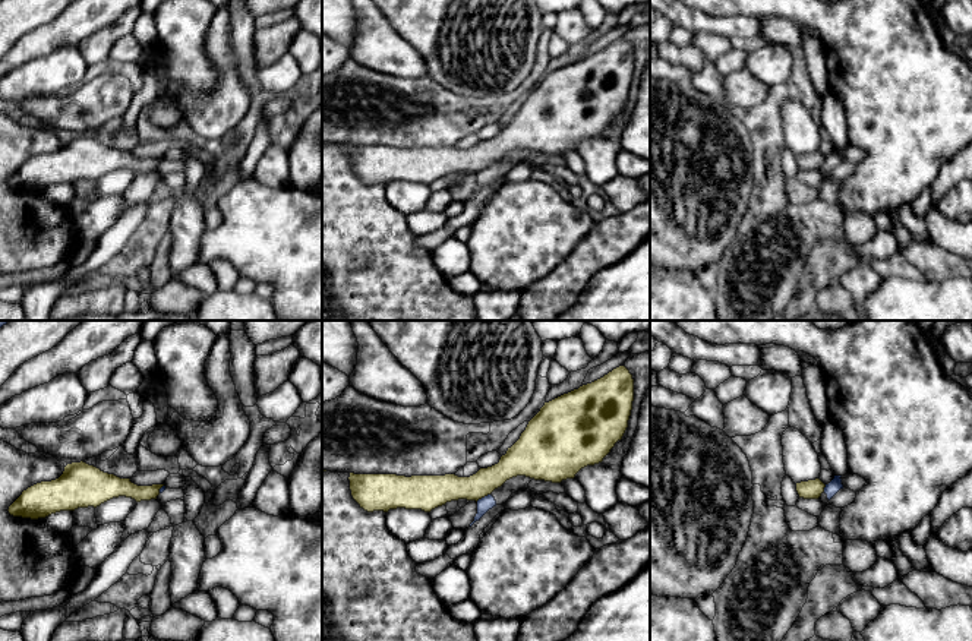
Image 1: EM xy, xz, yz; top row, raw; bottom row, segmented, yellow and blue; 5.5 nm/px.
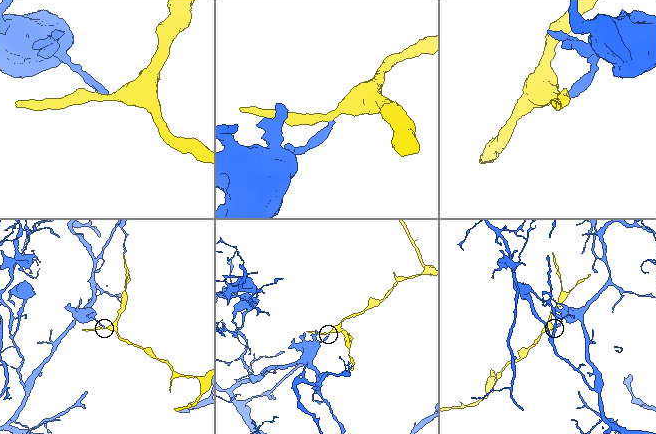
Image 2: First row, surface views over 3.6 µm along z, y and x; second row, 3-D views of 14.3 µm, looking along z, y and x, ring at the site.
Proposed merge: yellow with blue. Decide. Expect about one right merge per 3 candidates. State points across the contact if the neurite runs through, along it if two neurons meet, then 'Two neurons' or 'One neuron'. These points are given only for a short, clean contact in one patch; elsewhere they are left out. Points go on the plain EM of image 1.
Boundary: xz (489, 166), (476, 173). Two neurons

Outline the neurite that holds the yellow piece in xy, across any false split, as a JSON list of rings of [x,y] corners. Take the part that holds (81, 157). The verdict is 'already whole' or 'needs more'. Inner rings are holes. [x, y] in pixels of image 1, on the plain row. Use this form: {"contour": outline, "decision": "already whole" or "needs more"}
{"contour": [[[81,133],[67,136],[59,151],[23,162],[7,183],[13,189],[38,192],[60,183],[97,180],[119,168],[136,174],[157,171],[162,158],[138,158],[130,151],[120,151]]], "decision": "already whole"}

